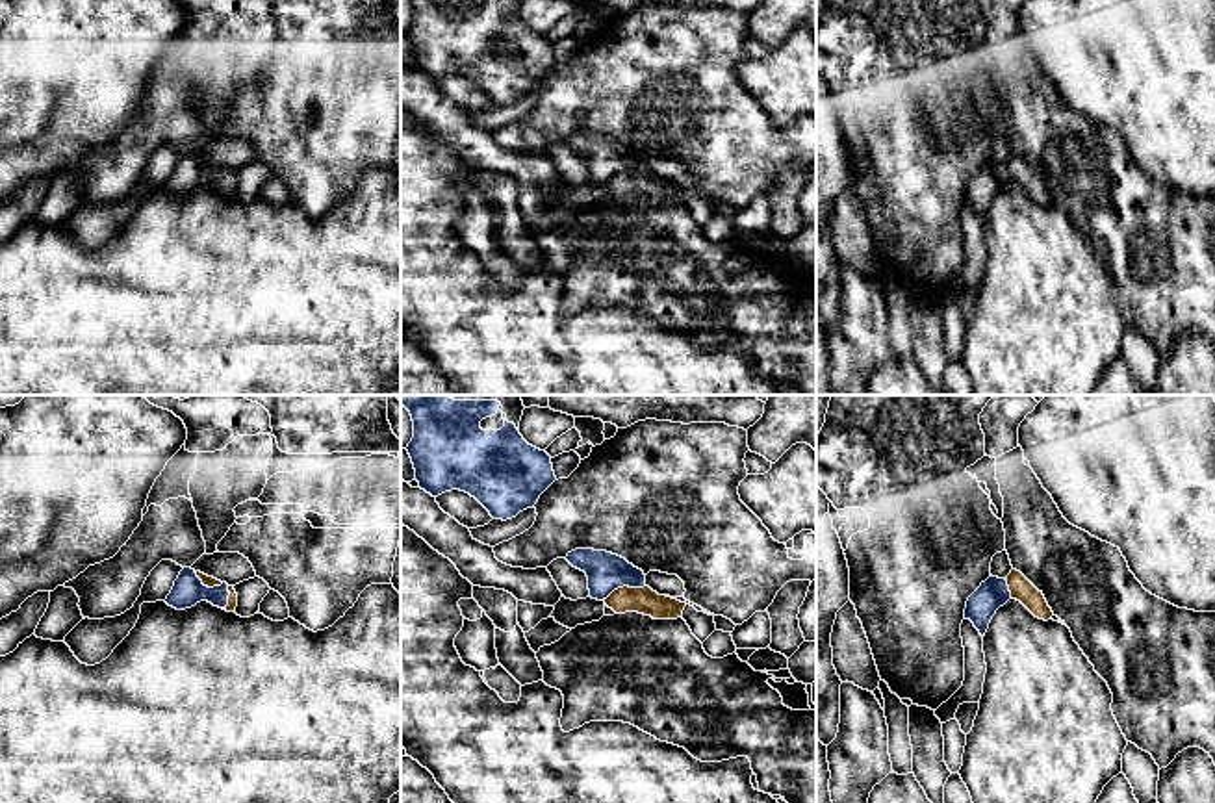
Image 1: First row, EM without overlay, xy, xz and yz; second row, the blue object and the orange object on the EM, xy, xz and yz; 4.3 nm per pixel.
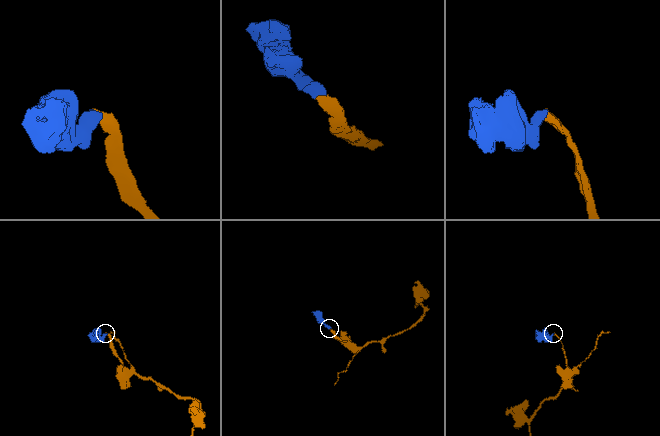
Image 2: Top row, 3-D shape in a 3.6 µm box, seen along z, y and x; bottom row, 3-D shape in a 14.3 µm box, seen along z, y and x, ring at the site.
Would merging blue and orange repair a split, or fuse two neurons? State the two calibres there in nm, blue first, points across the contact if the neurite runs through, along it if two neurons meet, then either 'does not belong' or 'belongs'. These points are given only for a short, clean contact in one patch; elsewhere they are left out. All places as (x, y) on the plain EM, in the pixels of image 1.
170 nm thick on the blue side, 120 nm on the other; runs through xz (605, 156), (622, 171), (646, 186); belongs

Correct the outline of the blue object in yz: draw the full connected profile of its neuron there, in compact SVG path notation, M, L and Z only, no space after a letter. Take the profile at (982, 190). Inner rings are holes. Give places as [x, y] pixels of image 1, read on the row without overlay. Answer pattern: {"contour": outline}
{"contour": "M1011 154L1005 163L991 159L981 167L966 185L965 204L970 204L979 219L985 221L992 200L1009 184L1020 185L1039 204L1048 206L1054 200L1042 176L1039 176L1020 156Z"}

